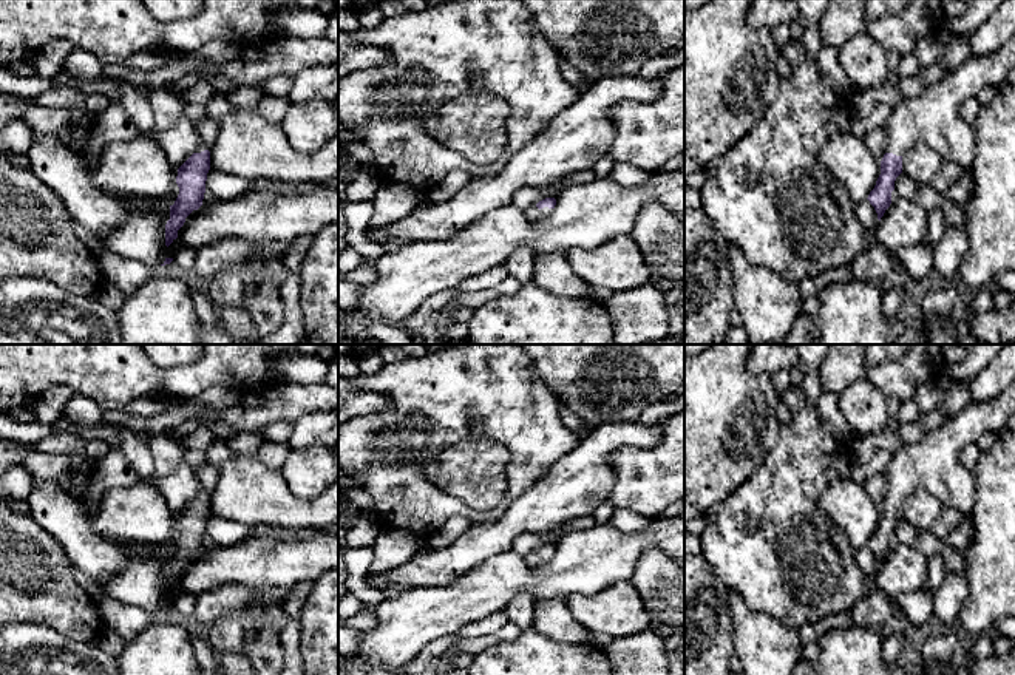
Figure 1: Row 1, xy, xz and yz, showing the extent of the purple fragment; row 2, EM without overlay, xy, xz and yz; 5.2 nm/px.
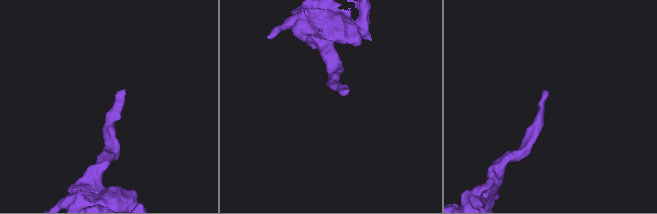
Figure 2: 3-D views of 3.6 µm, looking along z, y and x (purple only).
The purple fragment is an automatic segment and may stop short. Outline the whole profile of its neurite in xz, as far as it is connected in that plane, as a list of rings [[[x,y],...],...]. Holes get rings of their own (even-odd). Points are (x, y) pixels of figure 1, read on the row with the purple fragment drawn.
[[[545,198],[542,201],[539,201],[536,205],[531,205],[530,209],[527,209],[525,216],[531,222],[538,222],[538,221],[547,218],[553,212],[555,205],[556,205],[555,198]]]

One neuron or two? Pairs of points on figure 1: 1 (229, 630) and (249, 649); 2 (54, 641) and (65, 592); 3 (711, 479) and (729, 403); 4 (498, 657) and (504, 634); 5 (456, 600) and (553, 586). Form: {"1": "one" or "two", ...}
{"1": "one", "2": "two", "3": "one", "4": "two", "5": "one"}

